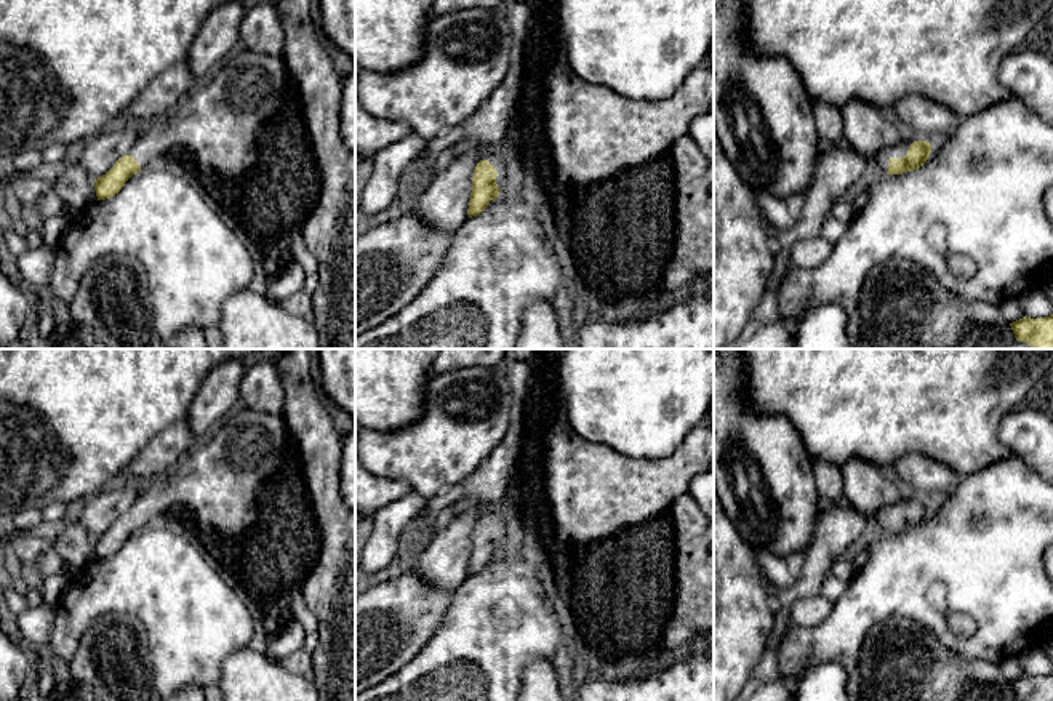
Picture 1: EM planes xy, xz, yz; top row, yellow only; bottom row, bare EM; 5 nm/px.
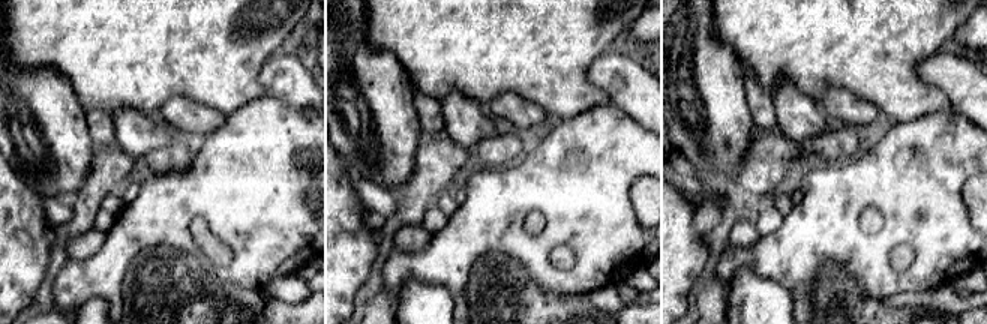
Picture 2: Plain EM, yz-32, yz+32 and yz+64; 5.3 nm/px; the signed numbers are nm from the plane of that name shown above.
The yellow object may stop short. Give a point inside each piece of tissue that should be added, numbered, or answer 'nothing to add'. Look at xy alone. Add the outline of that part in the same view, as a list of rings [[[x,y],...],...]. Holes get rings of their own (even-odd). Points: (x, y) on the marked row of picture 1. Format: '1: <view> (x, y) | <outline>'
1: xy (220, 120) | [[[240,46],[198,82],[168,115],[144,125],[130,155],[146,170],[166,160],[174,147],[184,147],[195,155],[203,174],[237,184],[256,165],[258,134],[282,109],[288,80],[283,58]]]

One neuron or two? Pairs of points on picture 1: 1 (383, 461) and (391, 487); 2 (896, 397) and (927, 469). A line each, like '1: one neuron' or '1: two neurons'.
1: two neurons
2: two neurons

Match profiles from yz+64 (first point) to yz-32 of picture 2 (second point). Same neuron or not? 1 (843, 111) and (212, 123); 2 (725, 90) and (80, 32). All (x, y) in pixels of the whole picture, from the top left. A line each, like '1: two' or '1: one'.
1: one
2: two

